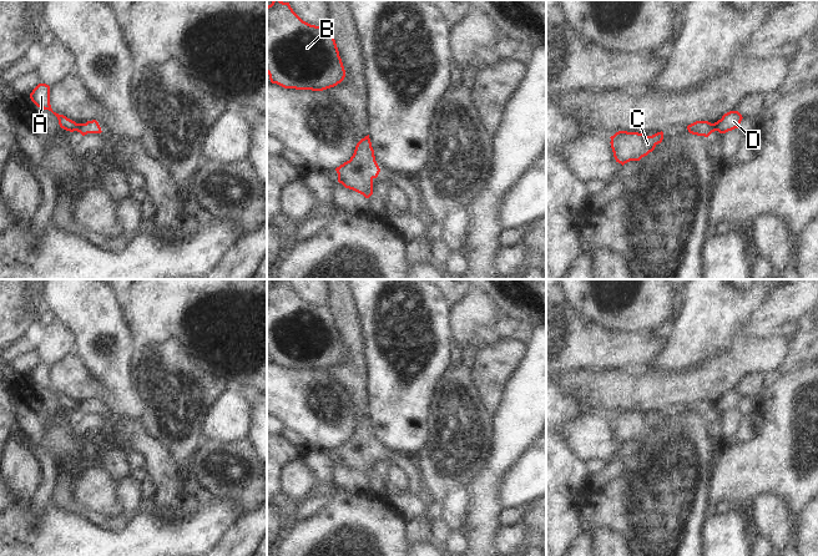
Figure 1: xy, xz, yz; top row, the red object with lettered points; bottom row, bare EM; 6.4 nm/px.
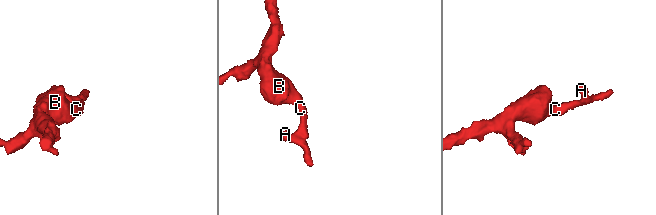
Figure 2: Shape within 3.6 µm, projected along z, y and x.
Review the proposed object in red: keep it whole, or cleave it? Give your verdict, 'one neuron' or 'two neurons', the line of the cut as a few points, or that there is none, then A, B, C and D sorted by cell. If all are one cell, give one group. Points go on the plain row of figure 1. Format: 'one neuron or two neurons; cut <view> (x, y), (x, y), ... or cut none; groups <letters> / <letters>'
one neuron; cut none; groups A B C D

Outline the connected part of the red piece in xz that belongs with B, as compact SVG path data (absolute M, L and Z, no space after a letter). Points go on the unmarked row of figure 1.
M282 279L267 285L267 353L284 368L312 370L334 367L345 357L329 305L303 300Z

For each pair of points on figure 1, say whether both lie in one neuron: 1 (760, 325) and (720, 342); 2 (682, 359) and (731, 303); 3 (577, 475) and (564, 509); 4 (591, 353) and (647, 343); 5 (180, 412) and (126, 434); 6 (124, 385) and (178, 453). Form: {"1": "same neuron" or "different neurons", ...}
{"1": "different neurons", "2": "same neuron", "3": "same neuron", "4": "same neuron", "5": "different neurons", "6": "different neurons"}

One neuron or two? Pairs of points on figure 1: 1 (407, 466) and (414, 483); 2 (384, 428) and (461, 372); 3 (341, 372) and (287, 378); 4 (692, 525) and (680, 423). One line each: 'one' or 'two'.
1: one
2: two
3: two
4: one

